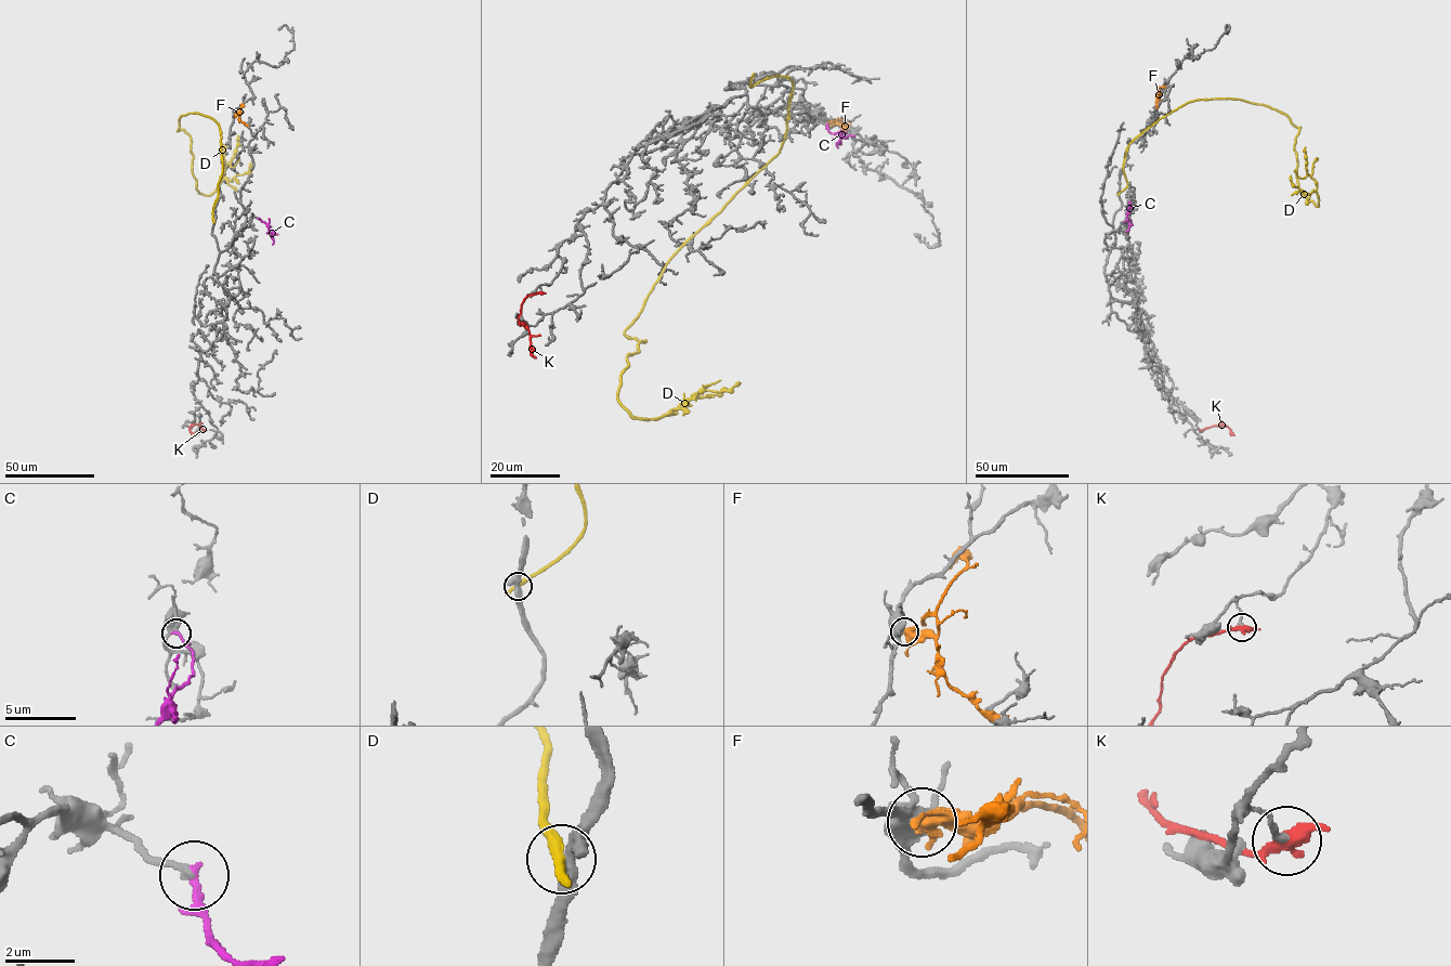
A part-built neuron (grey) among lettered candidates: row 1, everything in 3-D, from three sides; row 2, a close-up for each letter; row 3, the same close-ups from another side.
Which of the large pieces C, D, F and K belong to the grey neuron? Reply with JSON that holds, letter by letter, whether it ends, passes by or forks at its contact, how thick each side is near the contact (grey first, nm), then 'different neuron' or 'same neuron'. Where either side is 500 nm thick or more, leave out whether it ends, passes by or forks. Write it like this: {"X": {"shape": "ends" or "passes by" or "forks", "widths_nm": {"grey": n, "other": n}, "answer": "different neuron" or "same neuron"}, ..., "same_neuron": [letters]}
{"C": {"shape": "ends", "widths_nm": {"grey": 190, "other": 240}, "answer": "same neuron"}, "D": {"shape": "ends", "widths_nm": {"grey": 300, "other": 420}, "answer": "different neuron"}, "F": {"widths_nm": {"grey": 400, "other": 600}, "answer": "different neuron"}, "K": {"widths_nm": {"grey": 180, "other": 500}, "answer": "different neuron"}, "same_neuron": ["C"]}

